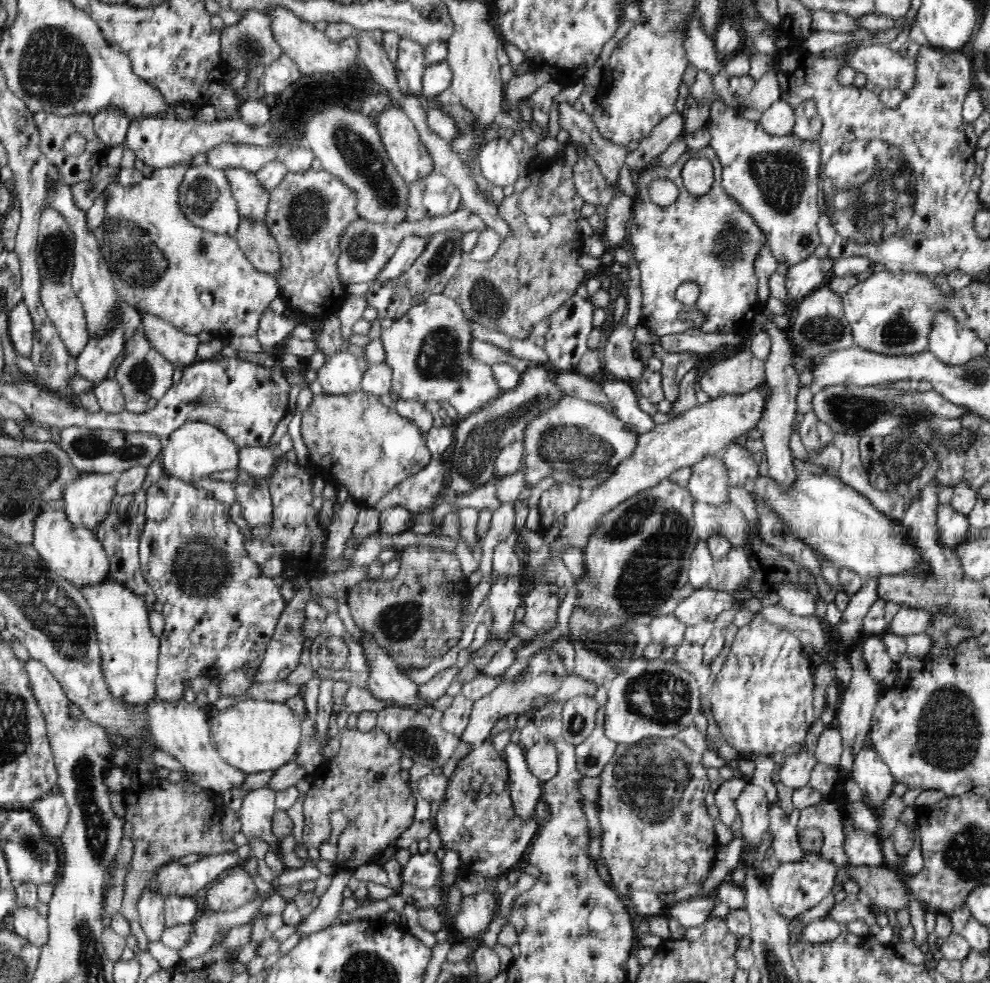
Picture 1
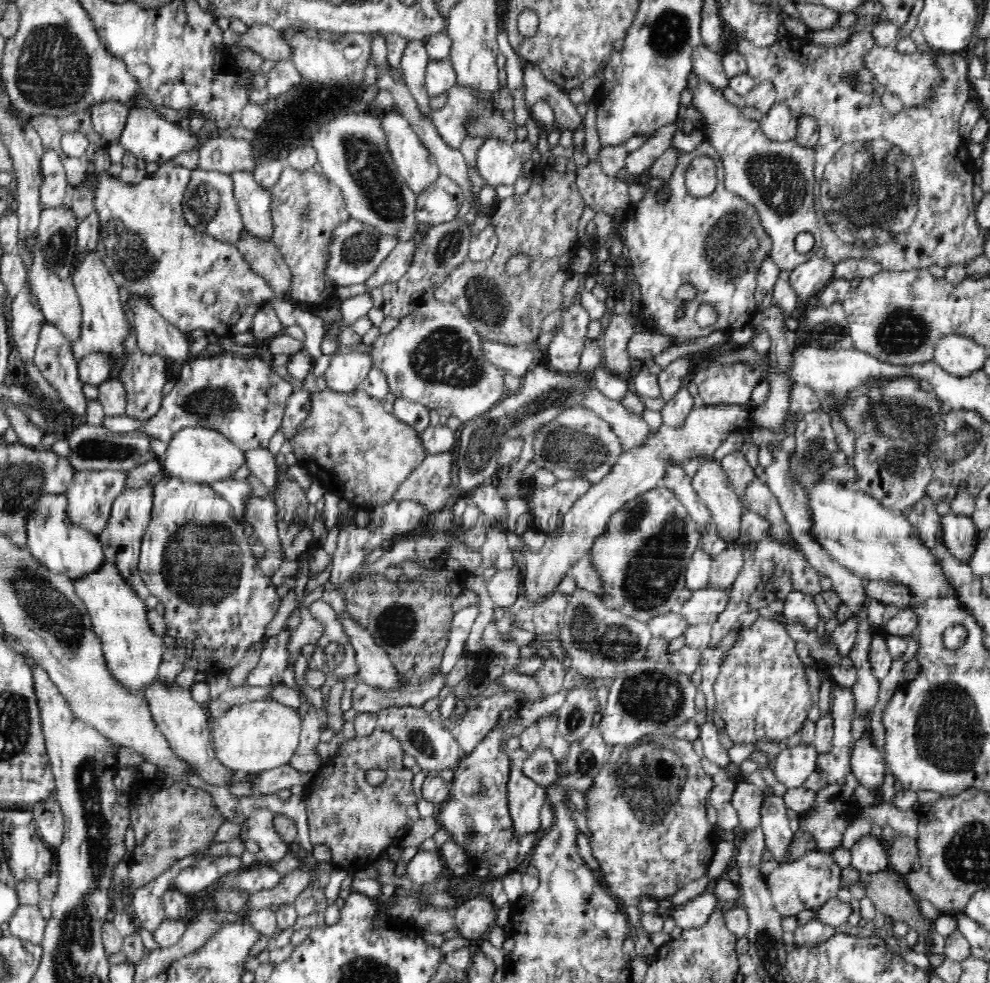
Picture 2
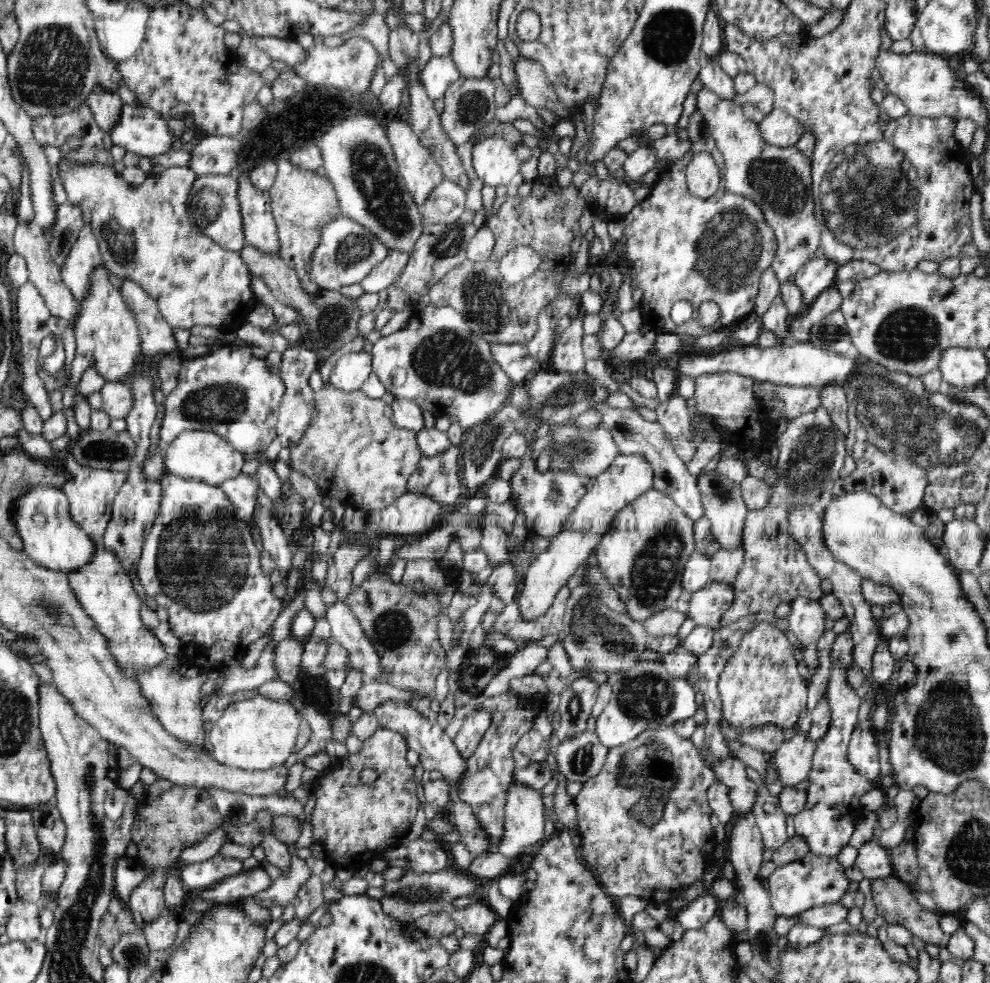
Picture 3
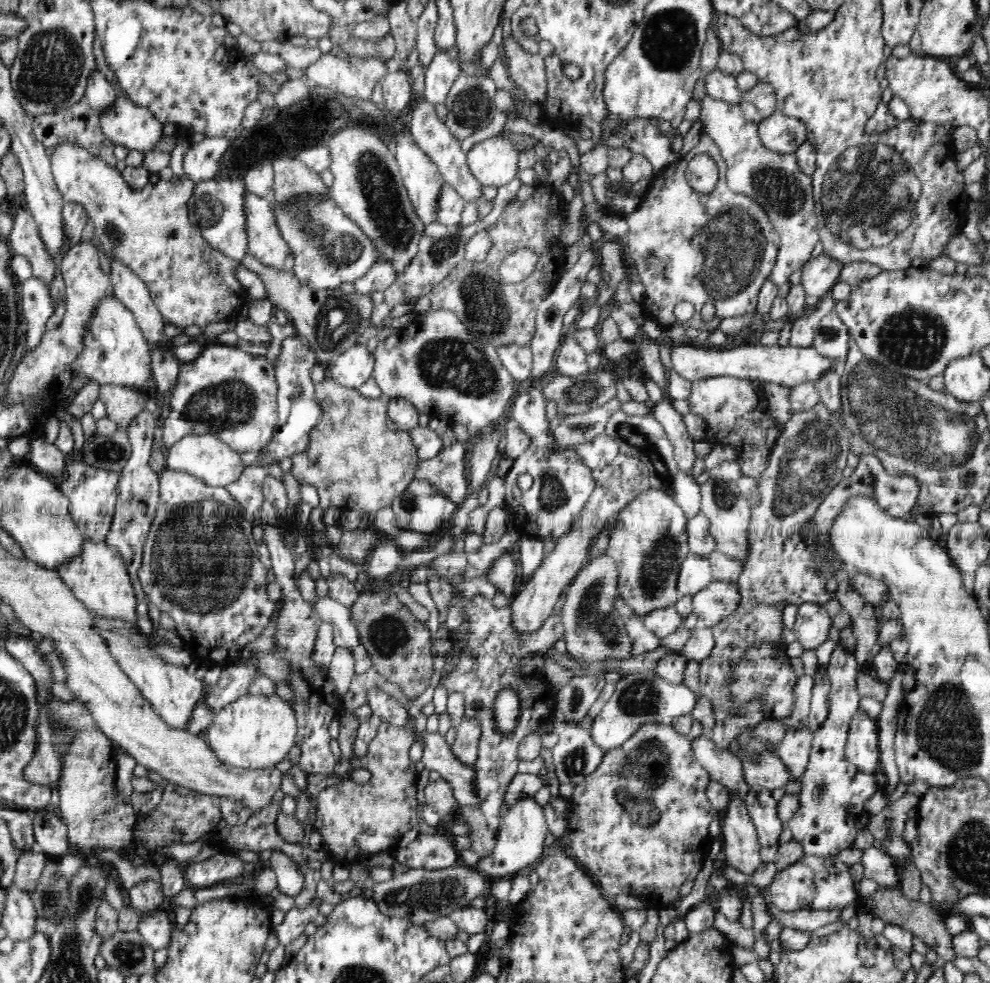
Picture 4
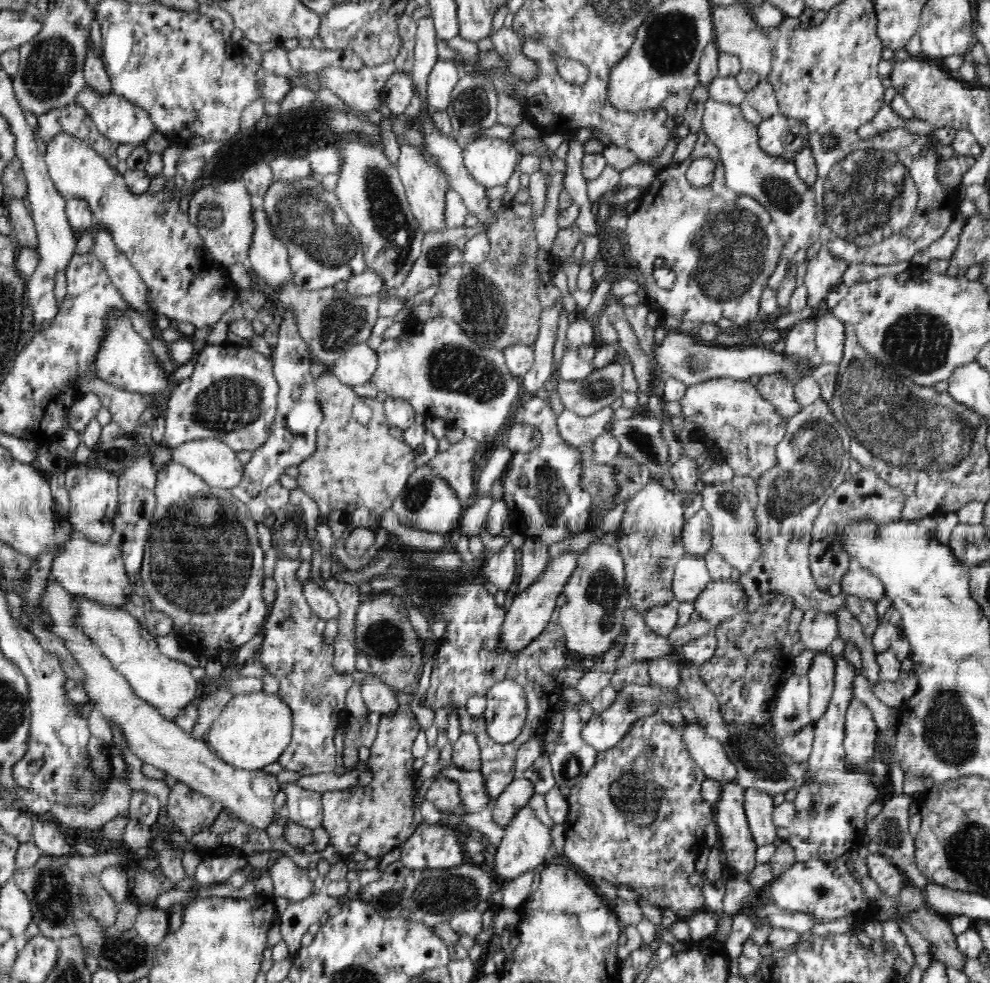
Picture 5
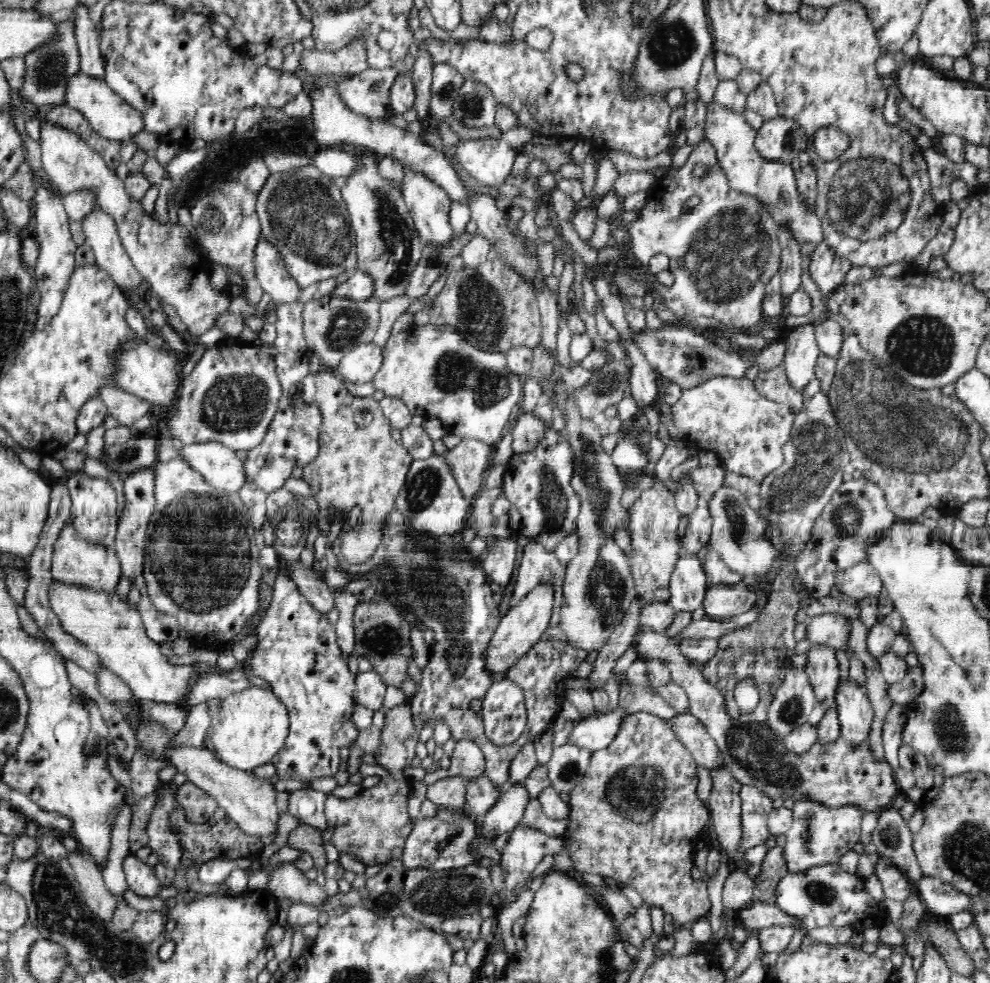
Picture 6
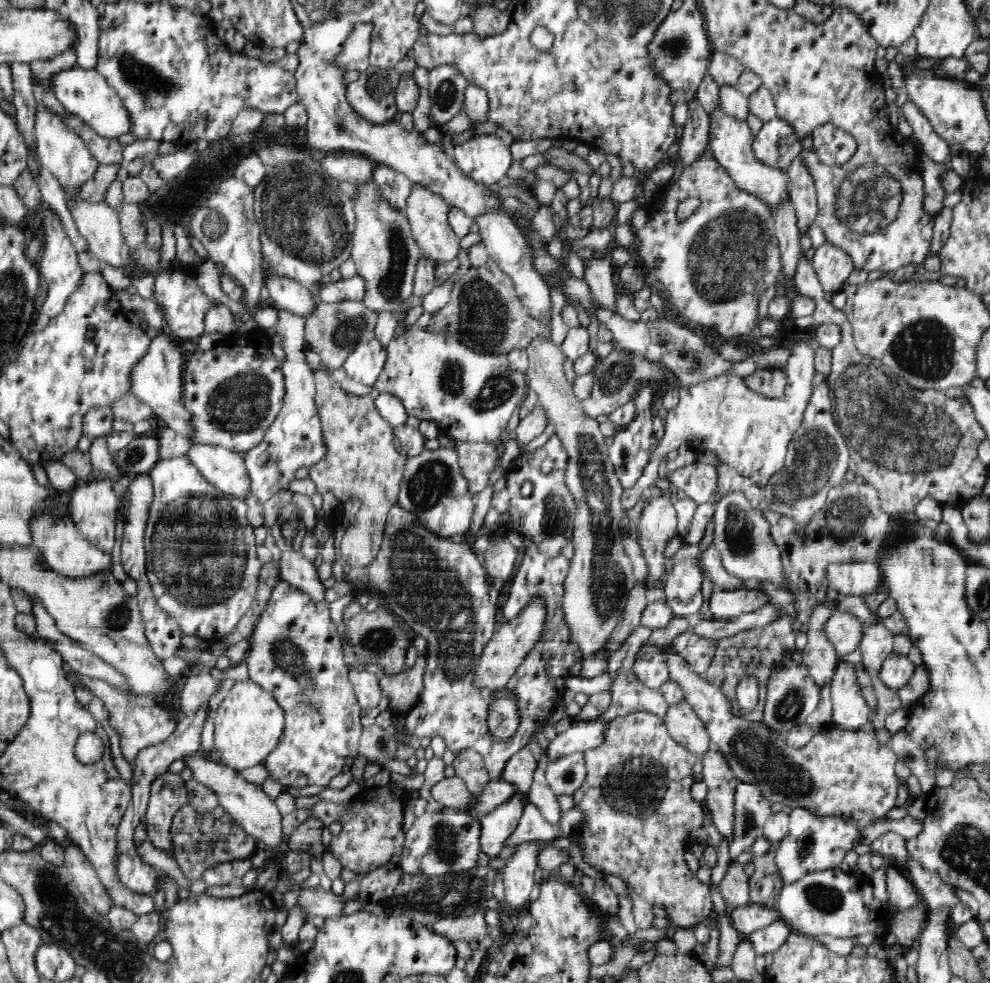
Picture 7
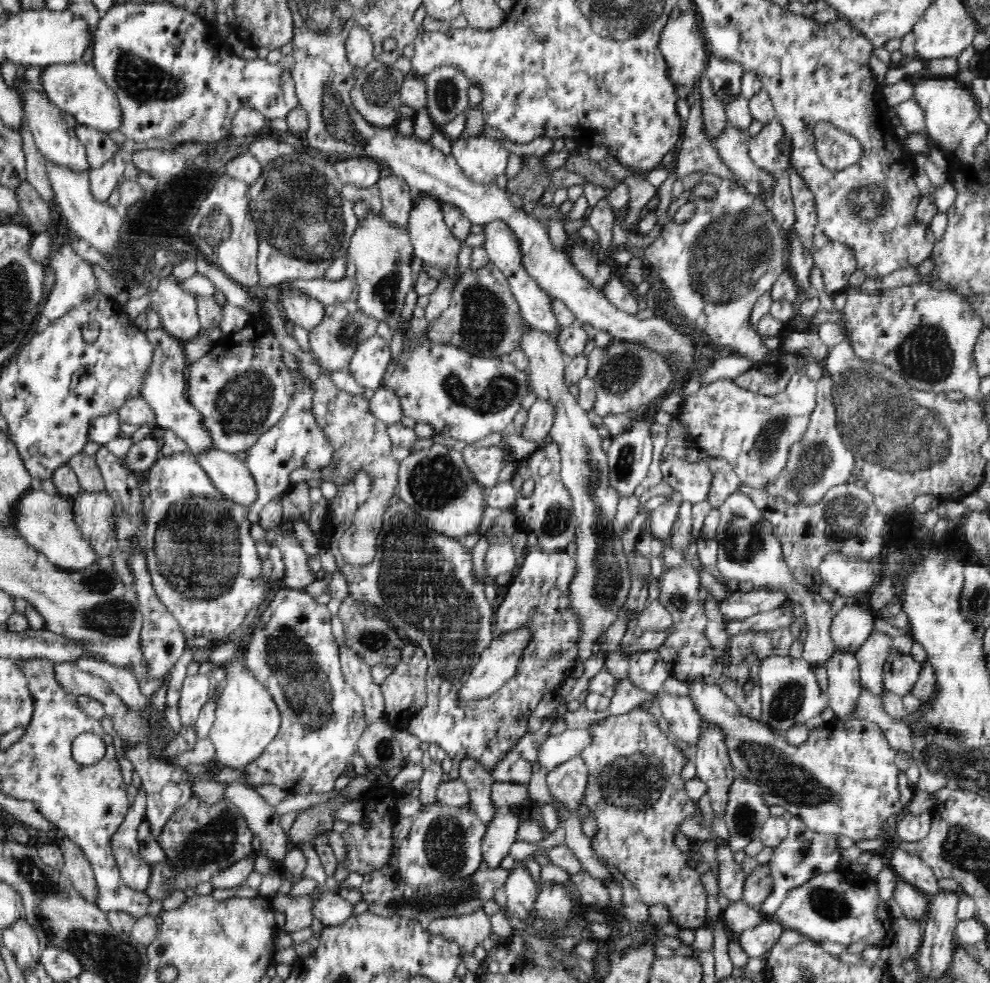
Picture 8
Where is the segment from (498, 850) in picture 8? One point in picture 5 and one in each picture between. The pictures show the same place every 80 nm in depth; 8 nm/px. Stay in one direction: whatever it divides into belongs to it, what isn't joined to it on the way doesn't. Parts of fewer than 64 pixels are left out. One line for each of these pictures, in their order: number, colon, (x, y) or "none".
5: (517, 794)
6: (502, 818)
7: (497, 826)

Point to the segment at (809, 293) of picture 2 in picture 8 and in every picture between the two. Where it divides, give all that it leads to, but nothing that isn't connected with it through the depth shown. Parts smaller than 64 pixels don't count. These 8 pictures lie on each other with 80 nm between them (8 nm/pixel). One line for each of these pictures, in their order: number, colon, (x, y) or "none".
3: (818, 275)
4: (820, 274)
5: (825, 272)
6: (828, 270)
7: (833, 266)
8: (837, 263)

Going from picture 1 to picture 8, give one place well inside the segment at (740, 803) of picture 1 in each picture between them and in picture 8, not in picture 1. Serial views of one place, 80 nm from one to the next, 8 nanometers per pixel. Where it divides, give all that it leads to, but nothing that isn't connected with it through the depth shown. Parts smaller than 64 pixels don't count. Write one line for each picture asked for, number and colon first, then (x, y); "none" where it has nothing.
2: (747, 798)
3: (732, 772)
4: (723, 767)
5: (709, 755)
6: (690, 731)
7: (685, 727)
8: (684, 722)

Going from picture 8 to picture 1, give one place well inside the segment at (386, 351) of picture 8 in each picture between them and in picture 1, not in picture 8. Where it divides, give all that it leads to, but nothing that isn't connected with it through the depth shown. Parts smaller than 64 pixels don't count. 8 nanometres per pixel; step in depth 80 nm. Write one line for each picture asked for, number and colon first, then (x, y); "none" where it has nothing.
1: (341, 374)
2: (346, 372)
3: (351, 371)
4: (353, 368)
5: (357, 365)
6: (360, 365)
7: (364, 364)

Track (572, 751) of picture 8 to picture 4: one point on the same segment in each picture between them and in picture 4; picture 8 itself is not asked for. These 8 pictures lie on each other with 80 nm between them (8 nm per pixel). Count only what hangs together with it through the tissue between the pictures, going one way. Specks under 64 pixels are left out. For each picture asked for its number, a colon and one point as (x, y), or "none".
4: (645, 698)
5: (604, 731)
6: (597, 732)
7: (584, 736)

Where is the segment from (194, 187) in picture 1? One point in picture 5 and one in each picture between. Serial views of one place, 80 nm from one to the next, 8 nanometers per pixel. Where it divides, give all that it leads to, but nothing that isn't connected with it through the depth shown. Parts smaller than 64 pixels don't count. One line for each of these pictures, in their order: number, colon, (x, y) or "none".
2: (209, 205)
3: (213, 207)
4: (216, 208)
5: (223, 215)

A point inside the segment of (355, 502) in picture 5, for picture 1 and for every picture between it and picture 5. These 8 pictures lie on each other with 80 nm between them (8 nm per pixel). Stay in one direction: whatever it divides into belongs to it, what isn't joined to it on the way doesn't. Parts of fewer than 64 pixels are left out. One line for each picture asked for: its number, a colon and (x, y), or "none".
1: (354, 440)
2: (355, 448)
3: (353, 452)
4: (352, 458)

